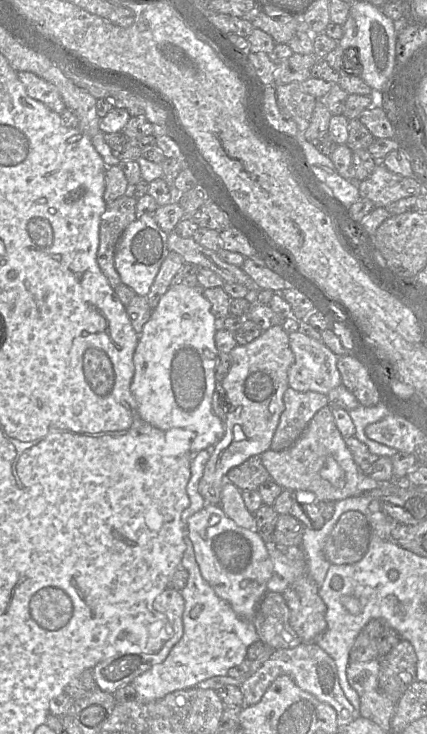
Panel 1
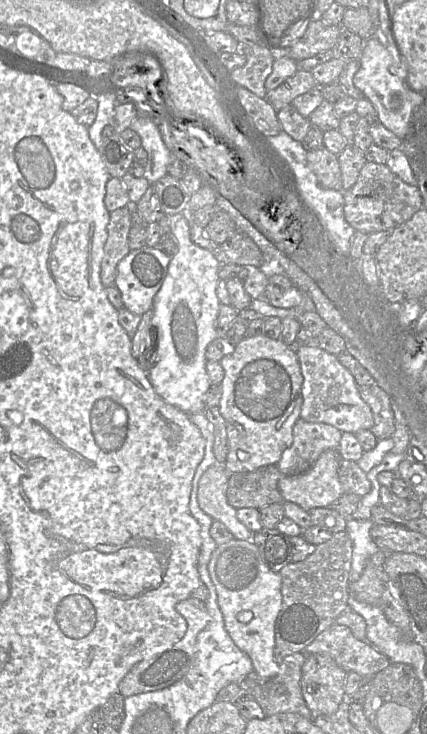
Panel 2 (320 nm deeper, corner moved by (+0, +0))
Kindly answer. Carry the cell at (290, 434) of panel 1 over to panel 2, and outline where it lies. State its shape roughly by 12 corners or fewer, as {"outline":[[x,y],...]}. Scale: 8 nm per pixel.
{"outline":[[299,418],[276,464],[282,475],[309,470],[342,433]]}

